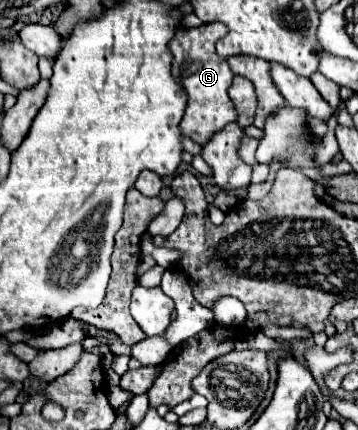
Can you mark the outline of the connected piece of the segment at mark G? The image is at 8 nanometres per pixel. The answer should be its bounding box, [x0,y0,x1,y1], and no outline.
[168,22,238,144]

